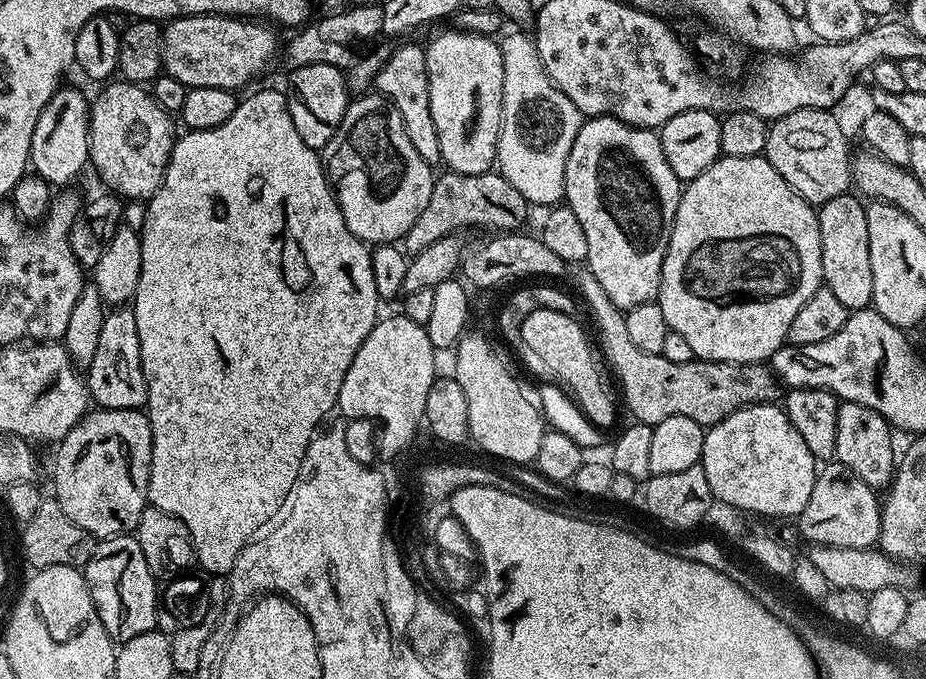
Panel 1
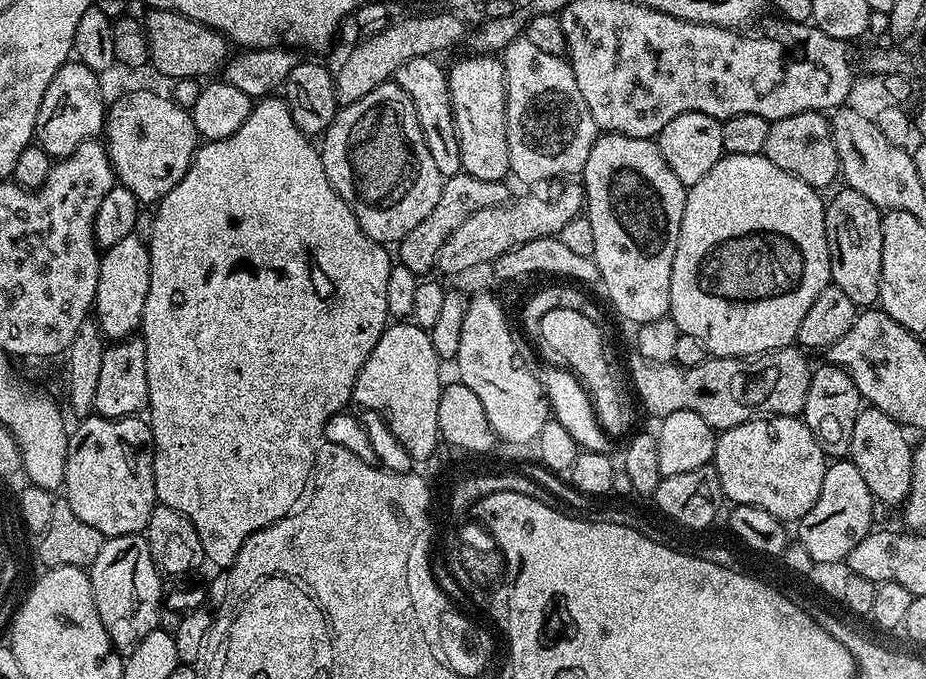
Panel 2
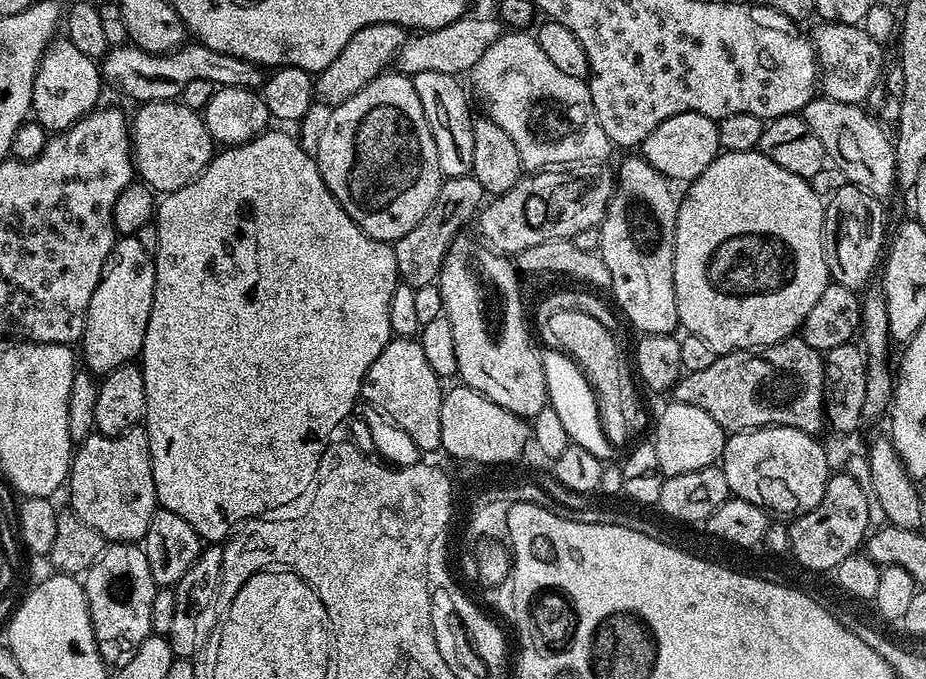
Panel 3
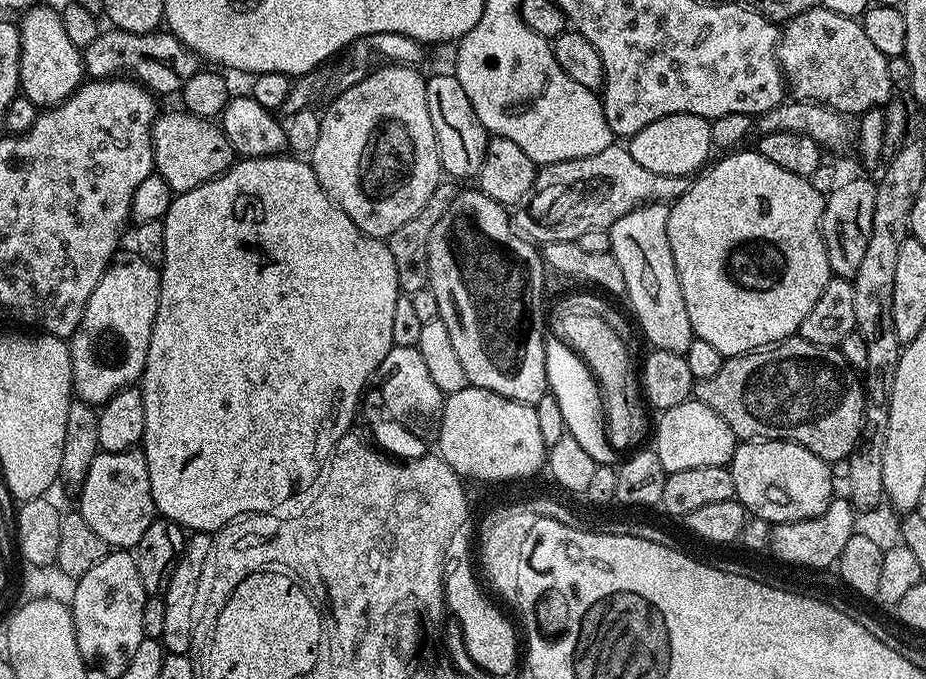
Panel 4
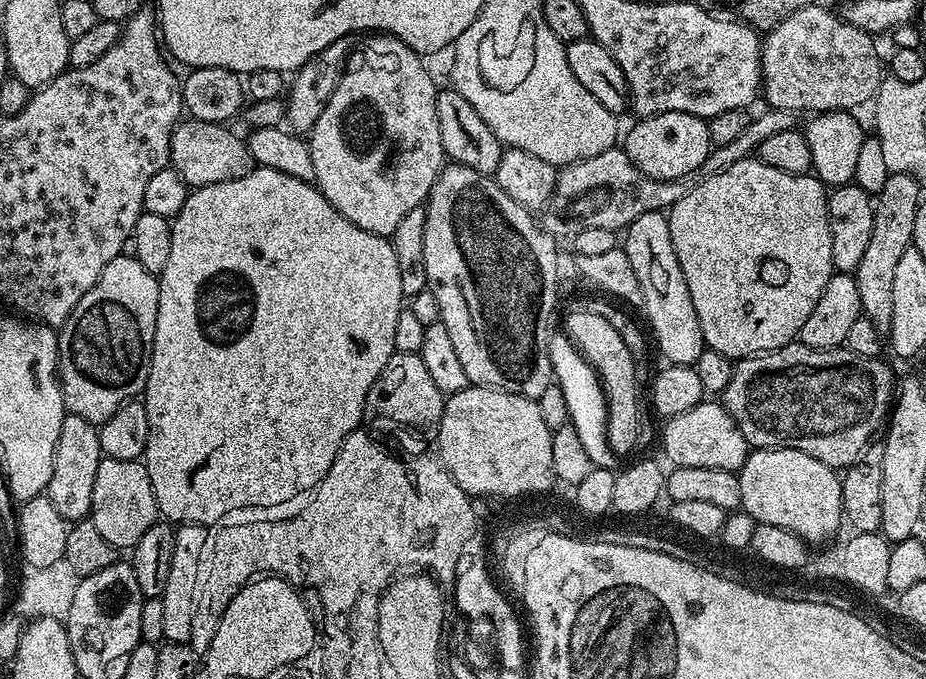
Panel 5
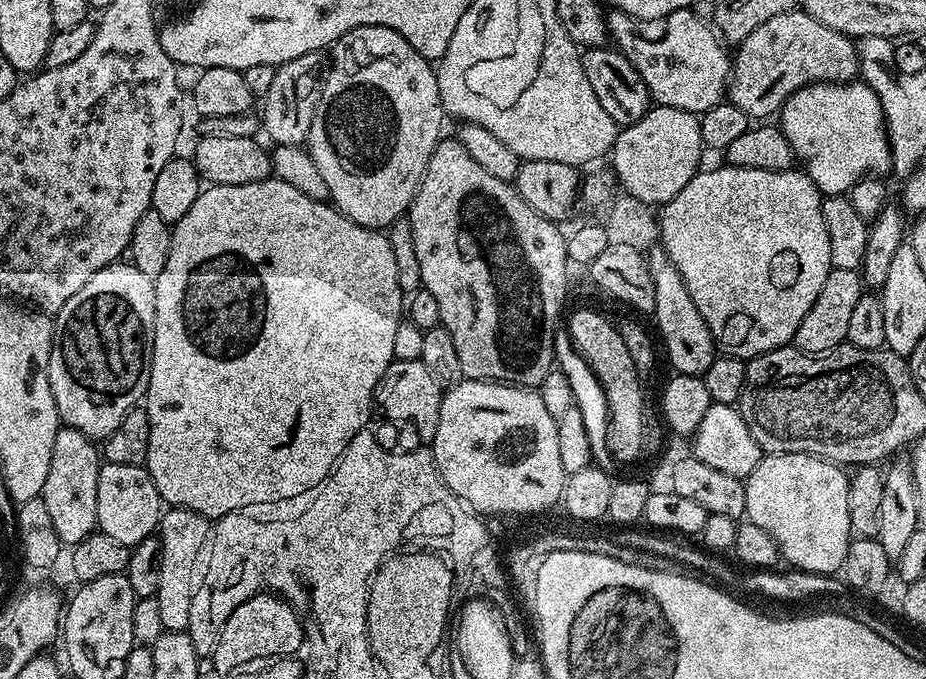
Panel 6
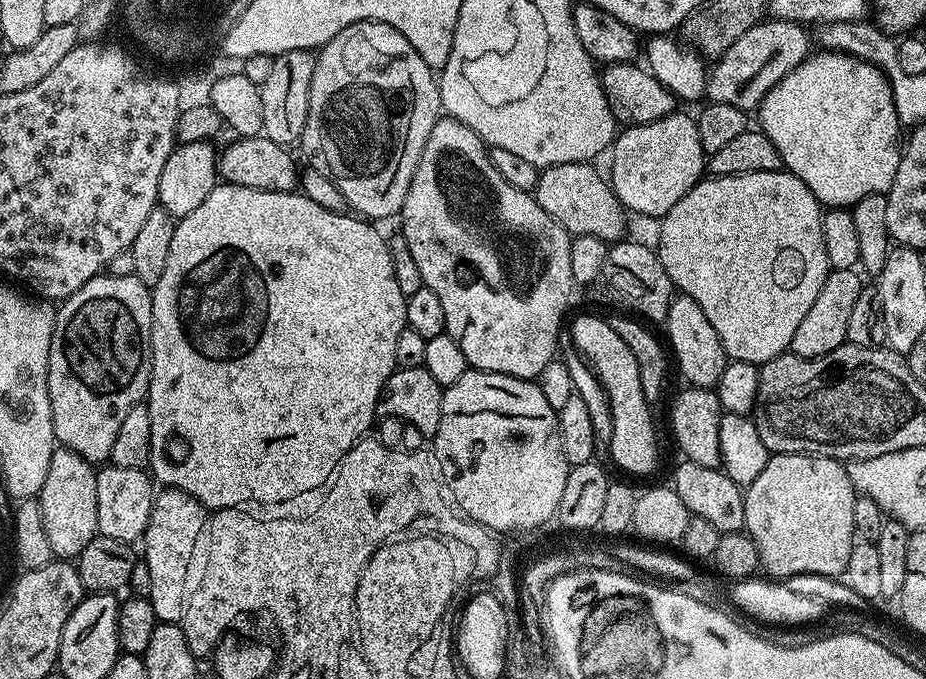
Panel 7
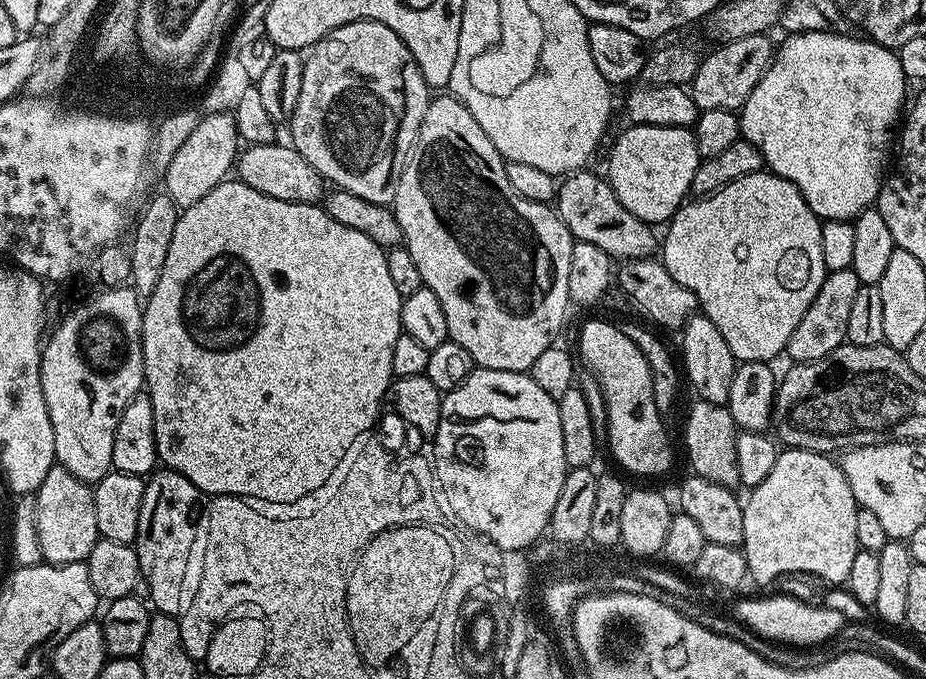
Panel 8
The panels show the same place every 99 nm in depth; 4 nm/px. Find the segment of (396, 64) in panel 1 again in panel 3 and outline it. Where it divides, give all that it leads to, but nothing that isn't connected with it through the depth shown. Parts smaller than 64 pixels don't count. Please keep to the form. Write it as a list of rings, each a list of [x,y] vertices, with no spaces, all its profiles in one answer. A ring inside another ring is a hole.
[[[423,71],[412,76],[412,85],[418,93],[418,102],[426,114],[434,146],[438,150],[438,166],[441,177],[467,176],[474,166],[474,113],[468,105],[468,96],[455,75]]]

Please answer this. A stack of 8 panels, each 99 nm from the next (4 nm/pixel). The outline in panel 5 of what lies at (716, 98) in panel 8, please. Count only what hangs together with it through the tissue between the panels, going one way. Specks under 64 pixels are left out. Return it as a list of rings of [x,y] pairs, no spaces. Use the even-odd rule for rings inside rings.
[[[814,2],[802,10],[794,10],[794,14],[790,14],[782,22],[778,22],[772,28],[767,29],[766,35],[763,37],[760,46],[762,100],[765,100],[763,103],[770,108],[777,108],[778,110],[786,110],[787,112],[797,114],[803,114],[804,111],[808,111],[808,114],[823,114],[837,110],[856,110],[859,104],[864,104],[867,100],[869,103],[875,97],[877,90],[880,89],[880,81],[882,79],[882,60],[880,64],[880,56],[876,53],[876,44],[872,40],[875,39],[869,33],[858,30],[858,26],[850,26],[848,22],[841,20],[835,11],[831,12],[828,8],[819,8],[819,3]]]

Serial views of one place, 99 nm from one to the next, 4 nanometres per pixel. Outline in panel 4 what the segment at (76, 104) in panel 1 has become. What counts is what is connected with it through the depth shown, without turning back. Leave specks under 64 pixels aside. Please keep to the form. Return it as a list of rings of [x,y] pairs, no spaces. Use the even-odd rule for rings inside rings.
[[[44,2],[29,8],[19,21],[20,29],[20,92],[40,109],[54,108],[66,98],[73,96],[85,83],[82,50],[70,42],[60,12],[47,8]]]

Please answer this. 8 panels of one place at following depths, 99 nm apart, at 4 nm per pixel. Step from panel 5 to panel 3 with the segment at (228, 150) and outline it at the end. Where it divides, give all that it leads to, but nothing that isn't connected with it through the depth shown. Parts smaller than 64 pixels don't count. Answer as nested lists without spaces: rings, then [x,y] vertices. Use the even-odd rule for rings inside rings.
[[[149,100],[141,103],[140,108],[130,120],[130,143],[134,172],[143,183],[156,194],[167,194],[186,186],[207,166],[214,155],[214,141],[210,130],[206,130],[203,115],[195,108],[188,108],[176,100]]]

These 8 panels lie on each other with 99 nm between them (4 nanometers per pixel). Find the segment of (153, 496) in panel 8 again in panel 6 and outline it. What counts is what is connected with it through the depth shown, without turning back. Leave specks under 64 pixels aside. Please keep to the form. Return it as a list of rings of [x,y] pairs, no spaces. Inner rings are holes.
[[[169,507],[160,517],[158,539],[162,546],[162,570],[158,570],[156,601],[160,607],[162,626],[166,632],[187,632],[190,617],[189,594],[194,590],[194,570],[200,547],[210,540],[209,517],[194,510]]]

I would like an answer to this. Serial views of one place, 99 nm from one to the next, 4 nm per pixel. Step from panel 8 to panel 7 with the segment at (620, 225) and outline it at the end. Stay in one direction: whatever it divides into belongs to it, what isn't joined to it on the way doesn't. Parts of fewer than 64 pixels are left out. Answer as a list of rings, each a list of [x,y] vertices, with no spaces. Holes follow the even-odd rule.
[[[561,162],[558,166],[543,169],[536,183],[534,195],[538,206],[542,206],[542,210],[546,210],[546,214],[550,214],[550,218],[559,222],[573,237],[593,236],[609,242],[616,242],[625,235],[624,215],[626,215],[626,209],[613,192],[612,185],[606,179],[605,173],[603,176],[594,165],[595,163],[592,162]]]

